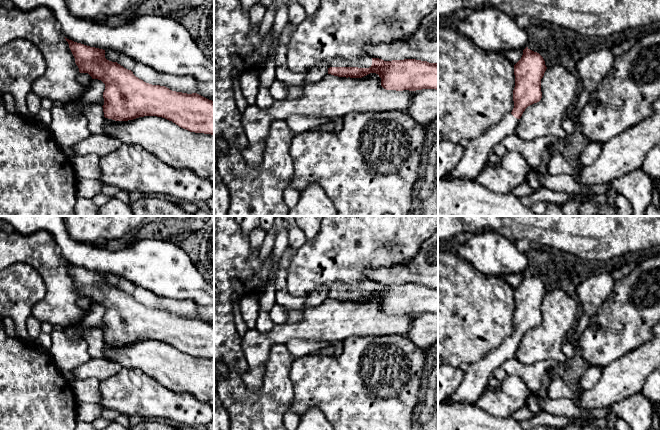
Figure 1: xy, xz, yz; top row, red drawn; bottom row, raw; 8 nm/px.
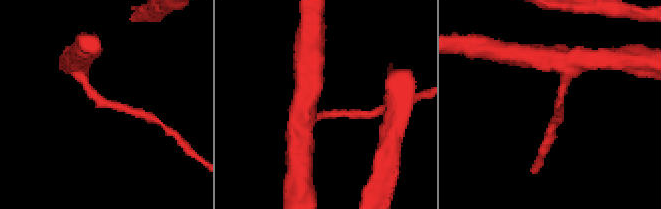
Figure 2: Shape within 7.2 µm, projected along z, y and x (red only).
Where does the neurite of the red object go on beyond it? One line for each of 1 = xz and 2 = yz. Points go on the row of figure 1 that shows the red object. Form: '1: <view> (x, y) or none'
1: xz (366, 62)
2: yz (474, 159)

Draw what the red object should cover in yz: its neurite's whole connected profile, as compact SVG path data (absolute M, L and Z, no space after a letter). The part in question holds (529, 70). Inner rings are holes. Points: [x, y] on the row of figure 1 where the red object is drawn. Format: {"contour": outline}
{"contour": "M528 47L523 50L521 59L514 65L512 112L504 116L498 124L487 129L484 134L469 140L460 162L448 174L452 180L475 180L486 166L493 146L516 132L525 109L542 98L541 79L546 69L545 61L539 53Z"}

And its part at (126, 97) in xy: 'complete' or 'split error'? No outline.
split error

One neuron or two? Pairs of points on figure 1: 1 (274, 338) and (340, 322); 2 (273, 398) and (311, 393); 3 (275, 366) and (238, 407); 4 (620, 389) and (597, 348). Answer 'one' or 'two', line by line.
1: one
2: two
3: one
4: two

